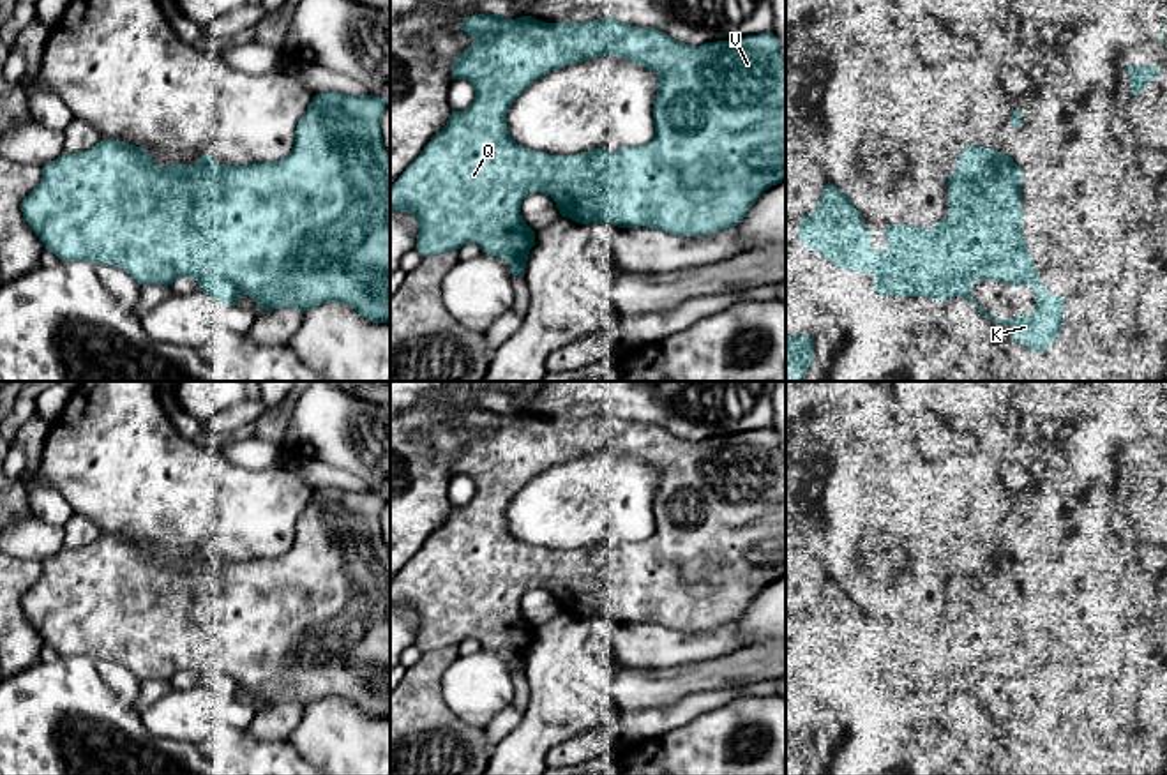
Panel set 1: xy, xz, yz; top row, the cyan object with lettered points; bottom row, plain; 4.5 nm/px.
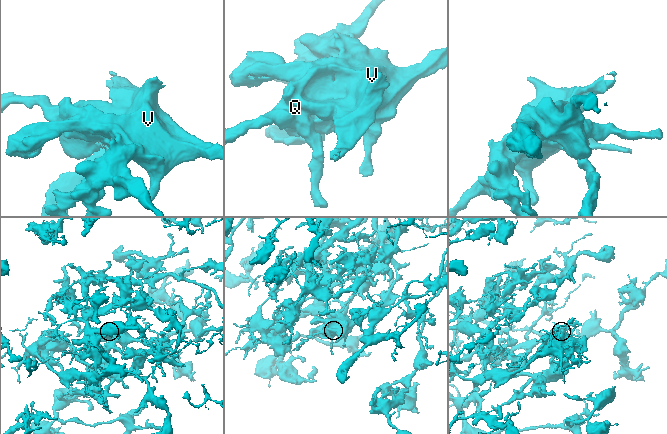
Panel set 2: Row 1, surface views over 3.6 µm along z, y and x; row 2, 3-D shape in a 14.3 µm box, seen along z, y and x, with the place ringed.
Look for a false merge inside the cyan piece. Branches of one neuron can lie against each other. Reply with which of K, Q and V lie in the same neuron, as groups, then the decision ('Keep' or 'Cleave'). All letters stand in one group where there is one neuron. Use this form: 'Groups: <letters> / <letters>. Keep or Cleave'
Groups: K / Q V. Cleave

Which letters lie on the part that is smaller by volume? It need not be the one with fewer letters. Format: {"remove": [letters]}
{"remove": ["Q", "V"]}

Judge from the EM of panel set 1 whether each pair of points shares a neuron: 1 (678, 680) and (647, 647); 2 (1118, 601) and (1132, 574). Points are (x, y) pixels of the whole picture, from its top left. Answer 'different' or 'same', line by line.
1: different
2: same

